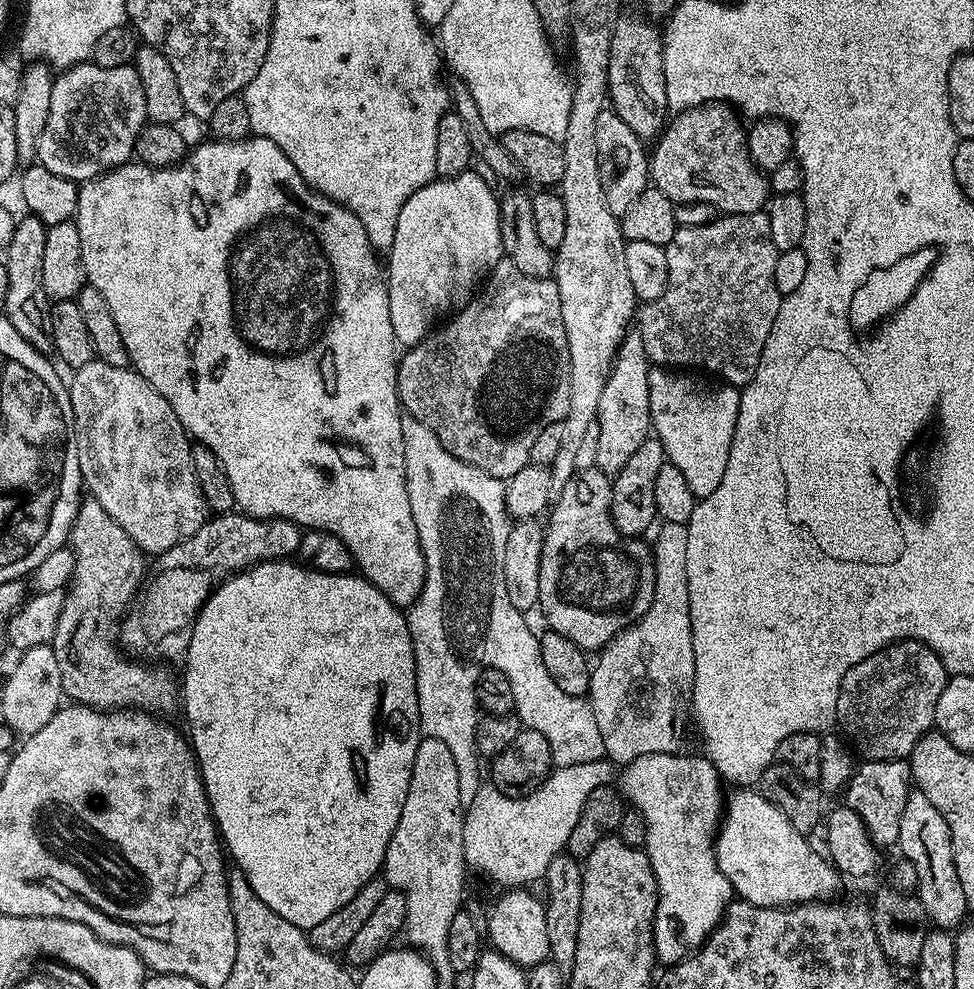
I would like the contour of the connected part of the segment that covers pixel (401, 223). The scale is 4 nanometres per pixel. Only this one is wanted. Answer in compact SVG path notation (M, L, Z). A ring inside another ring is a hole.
M469 170L461 176L437 178L431 184L422 186L410 194L402 206L402 214L398 214L394 246L386 253L390 322L394 326L397 345L411 346L426 339L433 331L432 323L439 316L447 317L453 310L463 308L472 299L481 281L492 271L492 267L504 256L500 233L500 201L497 193L492 193L491 186L482 177L475 176L474 172Z

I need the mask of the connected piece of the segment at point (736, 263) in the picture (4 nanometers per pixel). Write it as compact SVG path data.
M767 211L737 216L720 214L706 226L677 227L674 238L663 245L663 250L668 271L666 290L658 299L647 301L638 312L638 331L649 361L656 366L675 366L680 370L705 368L726 384L750 383L758 370L766 338L770 338L770 326L778 318L782 299L778 286L774 286L778 253L774 238L770 238Z

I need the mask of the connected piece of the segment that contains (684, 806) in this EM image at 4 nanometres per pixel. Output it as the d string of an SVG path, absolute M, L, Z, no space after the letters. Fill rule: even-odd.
M646 754L623 765L618 776L618 788L625 801L640 812L646 822L643 849L648 853L648 861L654 870L658 894L654 914L654 946L656 959L664 966L685 960L702 947L708 940L708 935L720 925L728 905L734 900L732 883L728 881L726 874L722 874L716 861L716 834L726 811L726 791L724 792L721 774L702 754L680 755Z

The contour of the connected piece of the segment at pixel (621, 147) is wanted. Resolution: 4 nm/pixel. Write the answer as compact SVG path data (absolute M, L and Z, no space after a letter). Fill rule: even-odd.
M608 106L598 114L598 123L594 126L594 142L598 142L598 166L608 209L610 214L622 217L626 210L630 210L634 198L638 198L638 194L642 194L650 186L650 164L646 159L645 143Z

